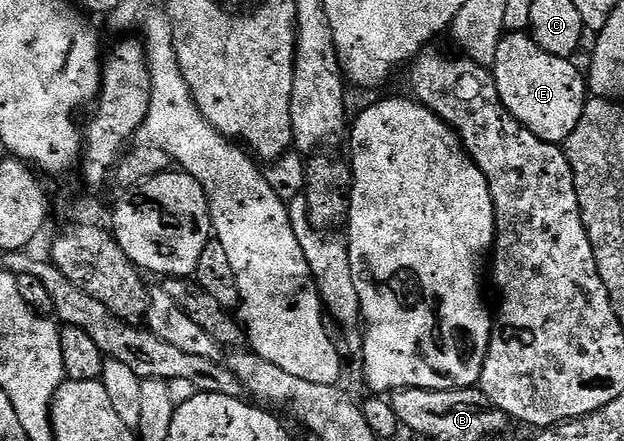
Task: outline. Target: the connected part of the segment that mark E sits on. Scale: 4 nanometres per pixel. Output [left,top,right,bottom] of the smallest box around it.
[494,33,586,145]

